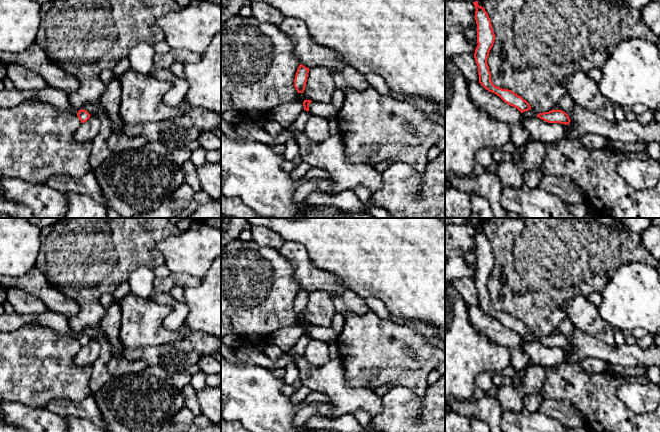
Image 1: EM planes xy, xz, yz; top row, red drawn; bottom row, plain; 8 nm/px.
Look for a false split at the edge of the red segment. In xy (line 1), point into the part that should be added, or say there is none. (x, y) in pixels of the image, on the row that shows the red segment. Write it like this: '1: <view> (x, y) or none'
1: none

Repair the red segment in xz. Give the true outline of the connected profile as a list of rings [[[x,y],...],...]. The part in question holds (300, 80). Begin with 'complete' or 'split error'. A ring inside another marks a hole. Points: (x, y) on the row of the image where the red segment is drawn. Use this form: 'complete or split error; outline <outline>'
complete; outline [[[300,64],[297,69],[294,79],[294,87],[298,93],[303,93],[305,90],[309,70],[309,68],[305,67],[302,64]]]

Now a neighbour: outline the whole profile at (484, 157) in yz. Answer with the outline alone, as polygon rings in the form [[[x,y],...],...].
[[[486,147],[477,151],[475,154],[476,163],[481,165],[484,168],[488,168],[490,164],[494,161],[493,153],[495,150],[496,148]]]

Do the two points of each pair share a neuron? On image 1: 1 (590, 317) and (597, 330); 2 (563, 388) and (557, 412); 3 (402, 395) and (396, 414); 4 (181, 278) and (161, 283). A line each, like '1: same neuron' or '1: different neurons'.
1: same neuron
2: different neurons
3: same neuron
4: same neuron

